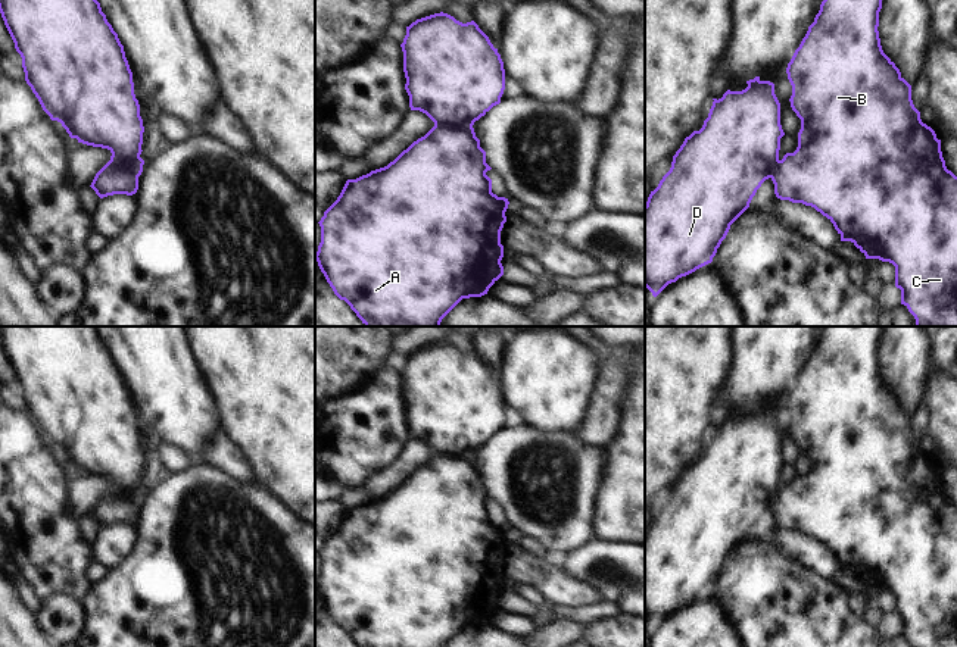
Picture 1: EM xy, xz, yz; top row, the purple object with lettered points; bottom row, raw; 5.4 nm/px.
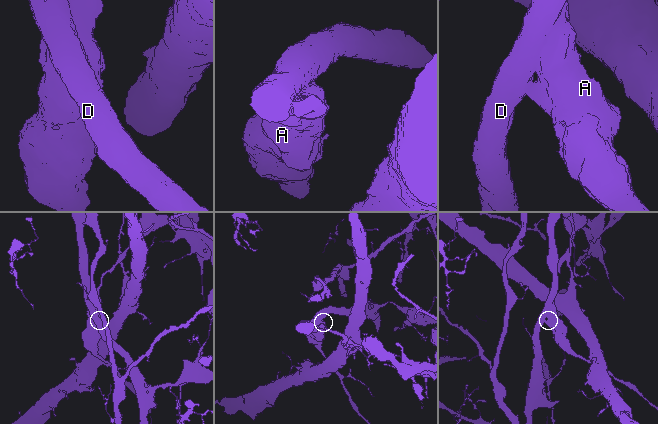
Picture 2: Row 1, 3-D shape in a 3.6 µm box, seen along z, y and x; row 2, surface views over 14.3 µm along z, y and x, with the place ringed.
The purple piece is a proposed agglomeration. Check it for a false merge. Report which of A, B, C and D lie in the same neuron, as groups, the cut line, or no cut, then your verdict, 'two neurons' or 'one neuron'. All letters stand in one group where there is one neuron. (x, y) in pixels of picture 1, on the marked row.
A B C / D | xz (435, 122), (451, 127), (471, 127) | two neurons

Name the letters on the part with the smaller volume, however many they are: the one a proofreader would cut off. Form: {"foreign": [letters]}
{"foreign": ["A", "B", "C"]}

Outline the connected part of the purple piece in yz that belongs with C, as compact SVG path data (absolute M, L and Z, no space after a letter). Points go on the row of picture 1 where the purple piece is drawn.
M823 0L814 22L788 63L786 74L792 85L789 99L792 110L801 119L798 147L777 160L770 176L774 194L780 200L802 203L826 216L841 235L851 241L866 259L879 259L895 266L895 287L901 290L901 304L914 316L914 326L957 326L957 176L947 169L941 151L941 140L935 131L922 122L920 112L911 100L911 85L901 76L895 63L883 53L879 38L879 12L882 0Z

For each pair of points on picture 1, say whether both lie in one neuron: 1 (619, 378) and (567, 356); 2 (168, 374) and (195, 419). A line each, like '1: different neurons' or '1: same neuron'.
1: different neurons
2: same neuron

